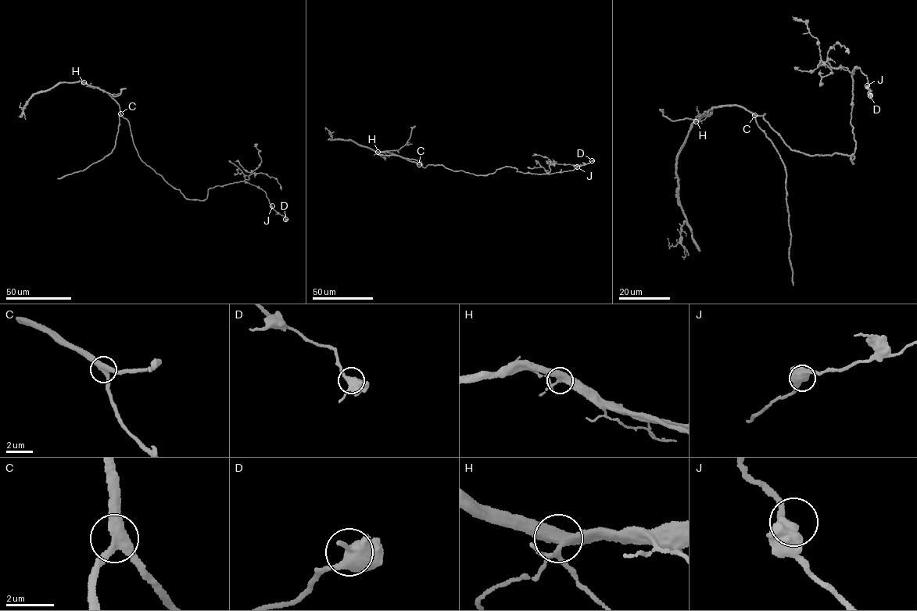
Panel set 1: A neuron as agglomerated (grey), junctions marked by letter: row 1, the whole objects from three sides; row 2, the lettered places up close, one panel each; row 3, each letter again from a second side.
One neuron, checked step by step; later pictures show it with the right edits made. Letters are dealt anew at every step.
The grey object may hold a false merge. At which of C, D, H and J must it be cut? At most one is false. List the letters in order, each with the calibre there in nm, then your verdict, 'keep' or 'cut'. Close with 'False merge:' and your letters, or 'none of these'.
C: 320 nm thick; keep
D: 440 nm thick; keep
H: 440 nm thick; keep
J: 440 nm thick; keep
False merge: none of these

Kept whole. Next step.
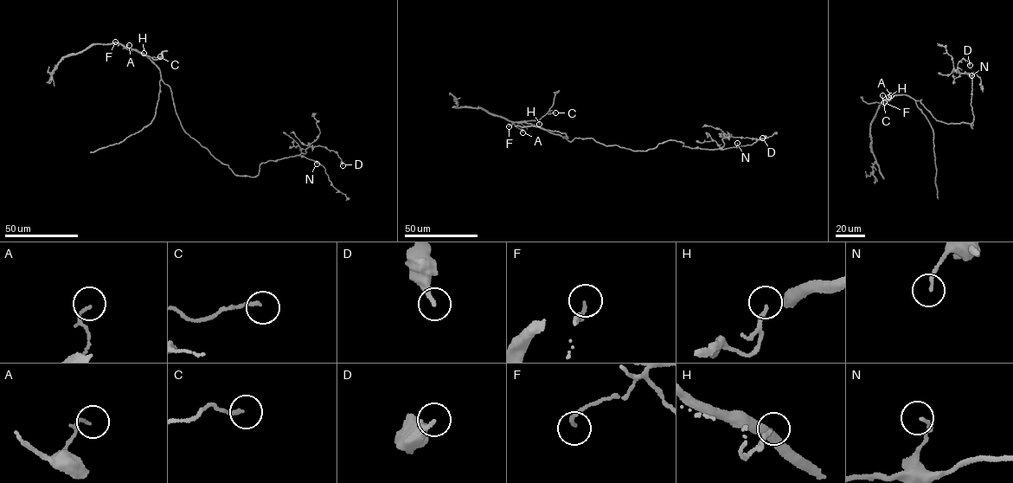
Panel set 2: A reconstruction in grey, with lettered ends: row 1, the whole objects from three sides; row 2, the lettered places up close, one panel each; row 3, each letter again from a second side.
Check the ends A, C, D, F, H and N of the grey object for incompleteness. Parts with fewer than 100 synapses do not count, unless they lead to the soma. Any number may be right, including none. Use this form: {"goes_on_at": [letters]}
{"goes_on_at": []}

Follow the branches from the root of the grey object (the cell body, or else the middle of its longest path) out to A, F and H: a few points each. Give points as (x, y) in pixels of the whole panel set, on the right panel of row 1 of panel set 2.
A: (946, 124), (936, 119), (920, 102), (921, 99), (907, 95), (892, 95), (882, 104), (889, 99), (891, 95)
F: (946, 124), (936, 119), (920, 102), (921, 99), (897, 95), (887, 99), (884, 102)
H: (946, 124), (936, 119), (920, 102), (921, 99), (897, 95), (883, 102), (888, 97)

